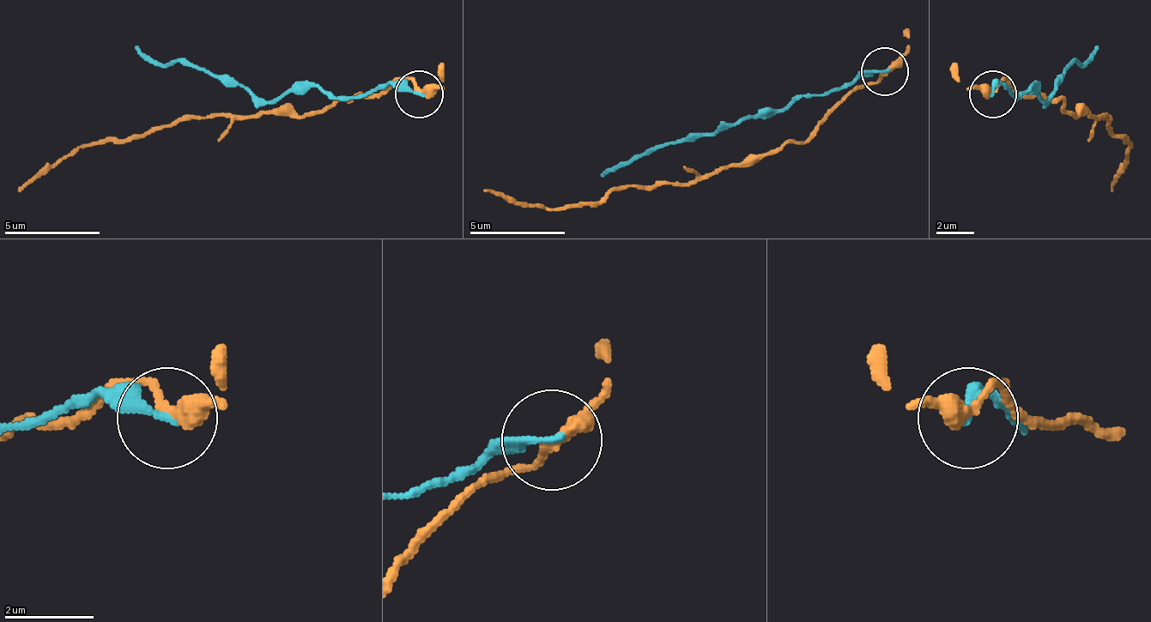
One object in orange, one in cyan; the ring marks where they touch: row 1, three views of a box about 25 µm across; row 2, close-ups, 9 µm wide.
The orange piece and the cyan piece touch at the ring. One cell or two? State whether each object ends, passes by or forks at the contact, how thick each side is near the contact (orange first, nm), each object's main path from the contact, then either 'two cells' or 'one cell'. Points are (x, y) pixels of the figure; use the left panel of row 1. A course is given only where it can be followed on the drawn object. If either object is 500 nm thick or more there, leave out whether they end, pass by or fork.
orange passes by | cyan ends | 320/240 nm | orange via (418, 90), (394, 81), (379, 95), (336, 105), (150, 129), (79, 147), (17, 190) | cyan via (418, 95), (389, 86), (355, 95), (293, 86), (275, 99), (256, 99), (193, 66), (150, 62), (136, 47) | two cells

